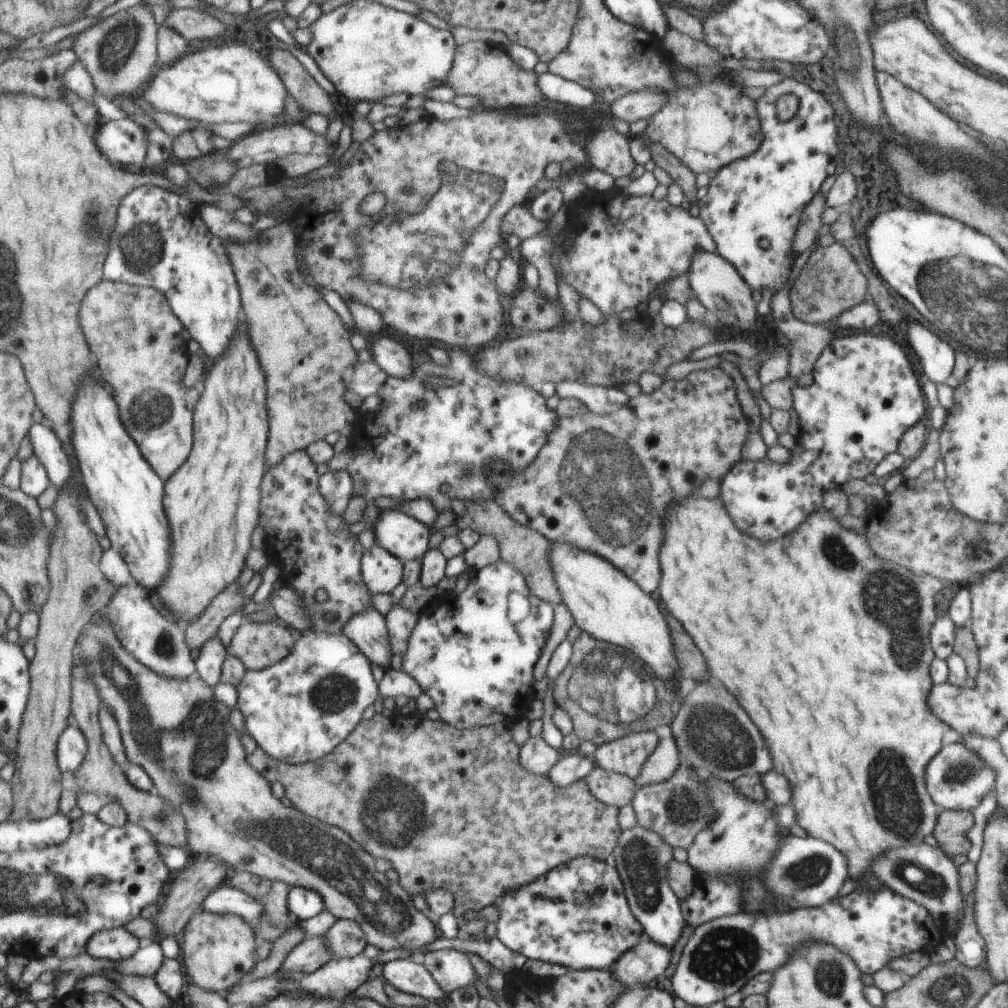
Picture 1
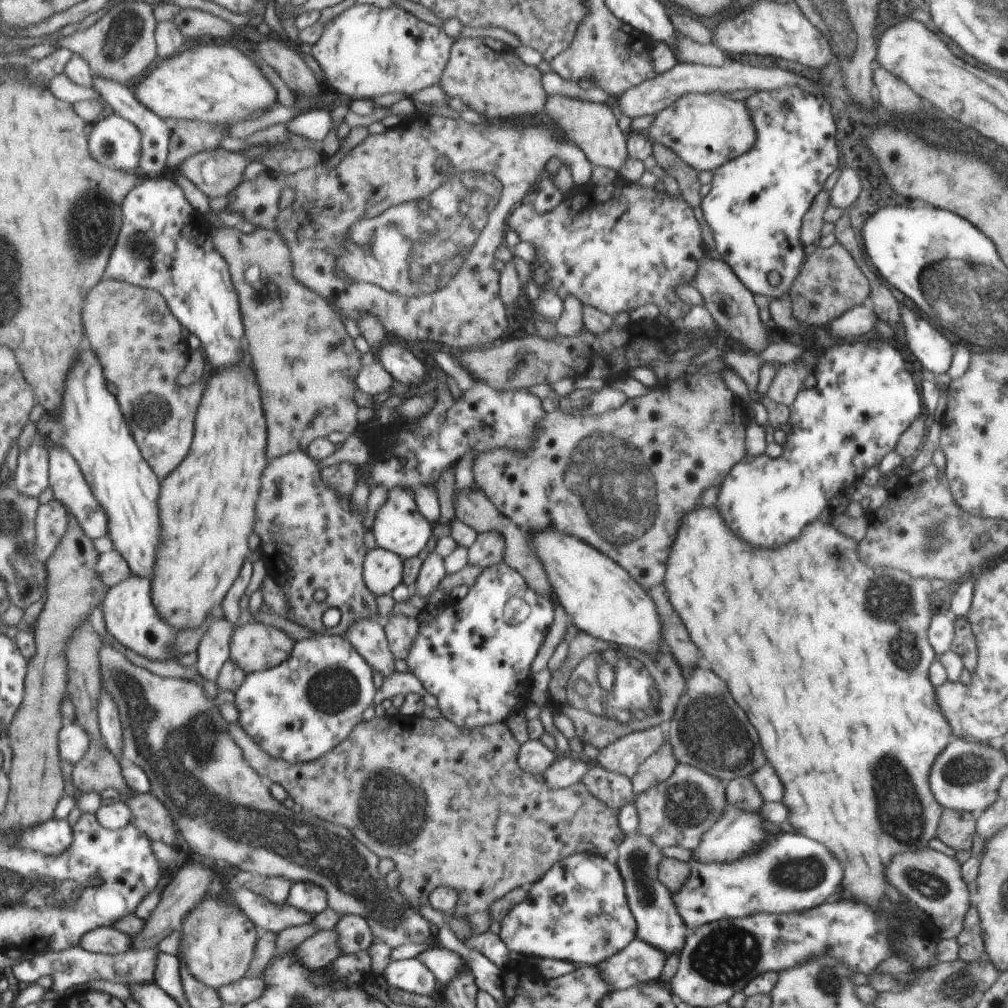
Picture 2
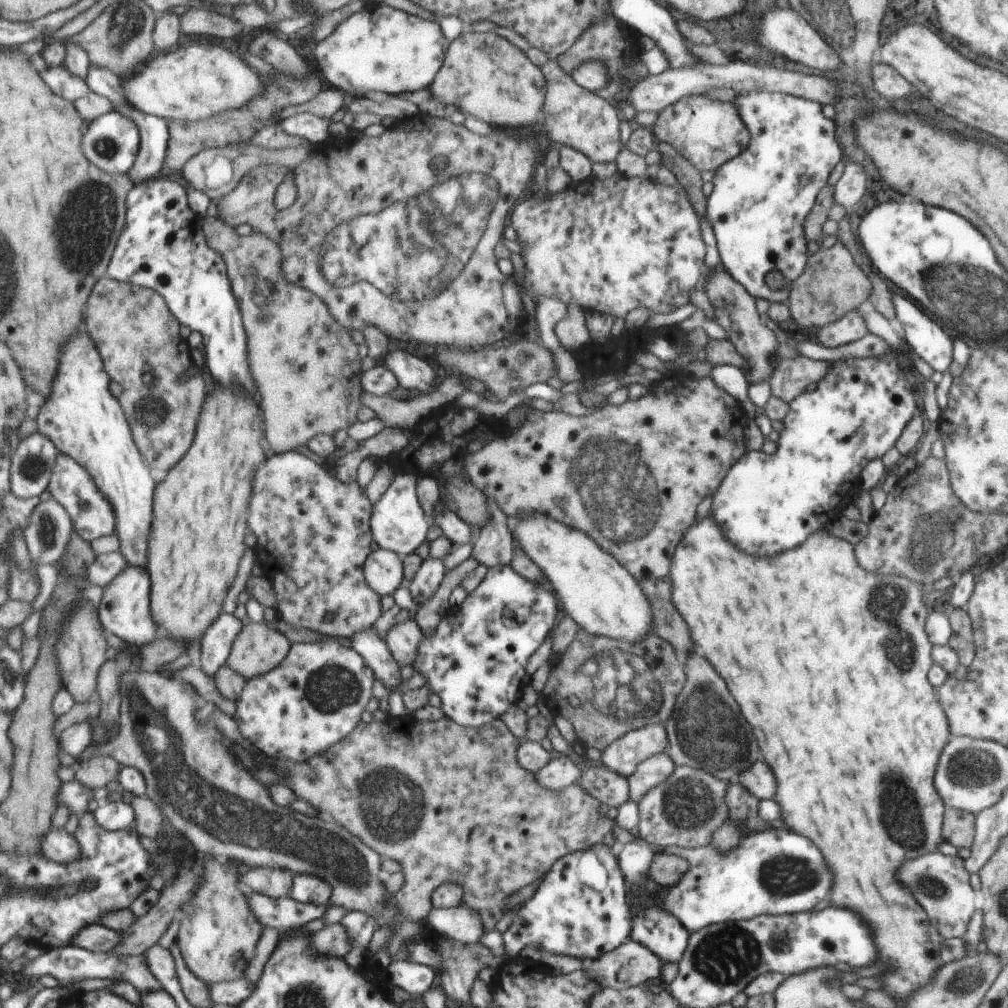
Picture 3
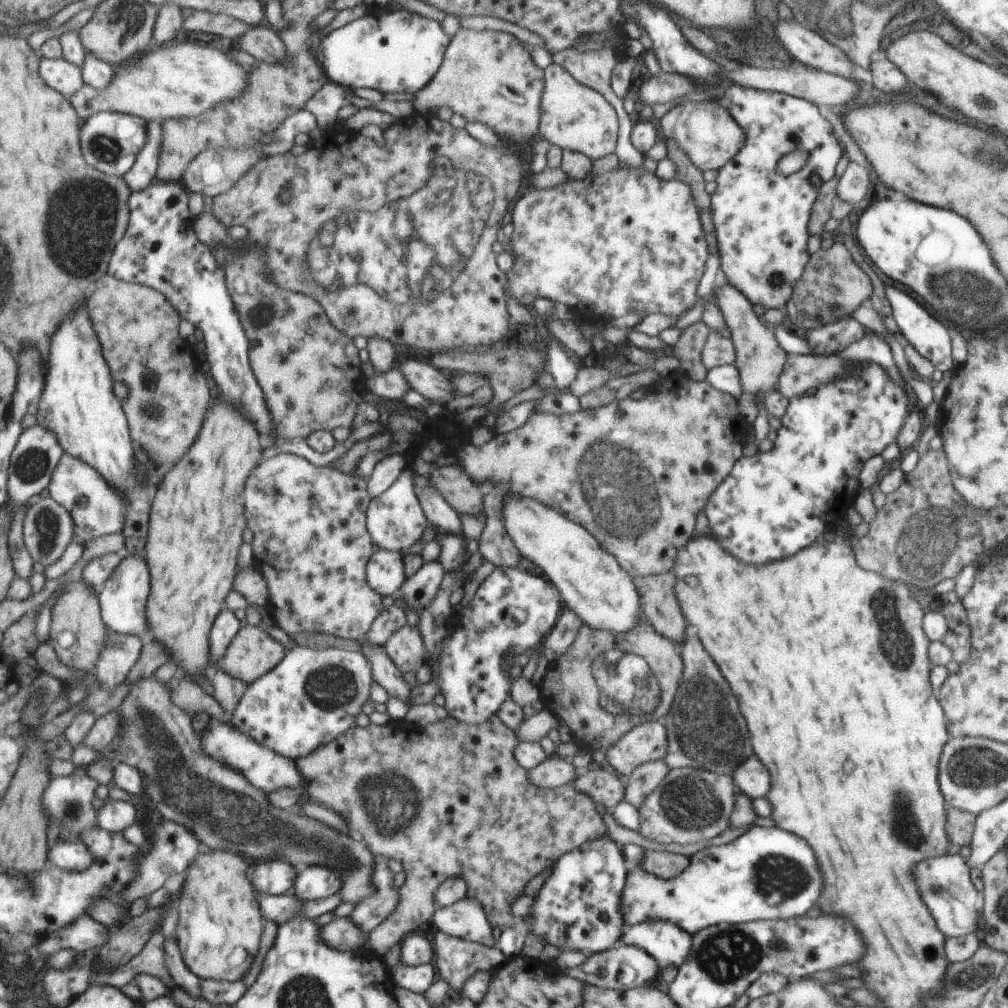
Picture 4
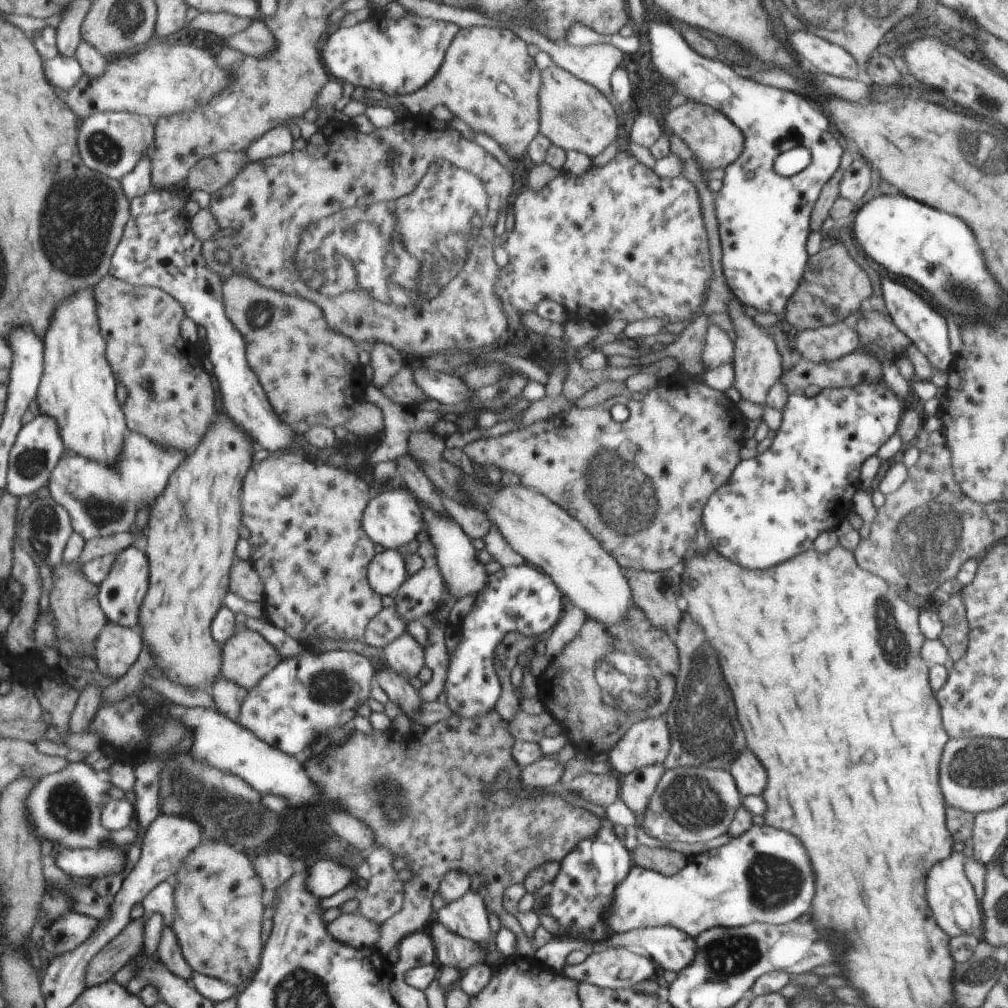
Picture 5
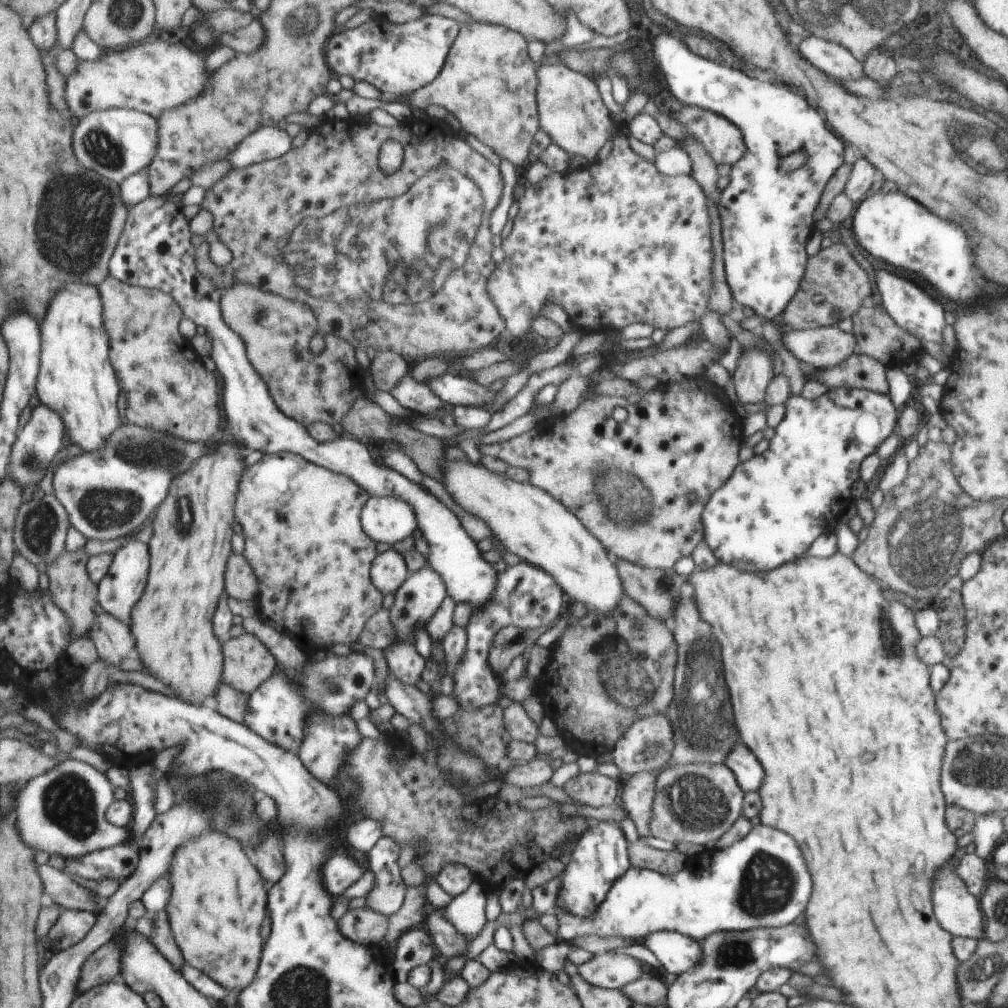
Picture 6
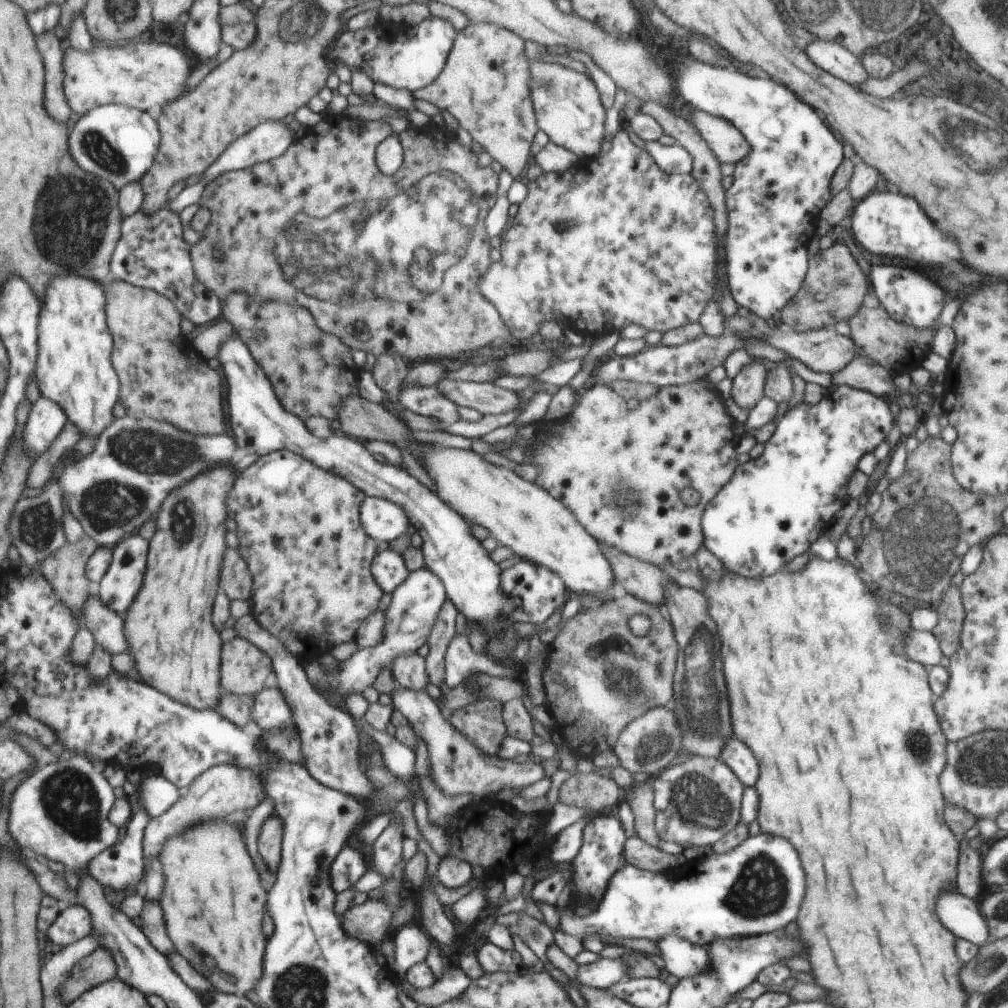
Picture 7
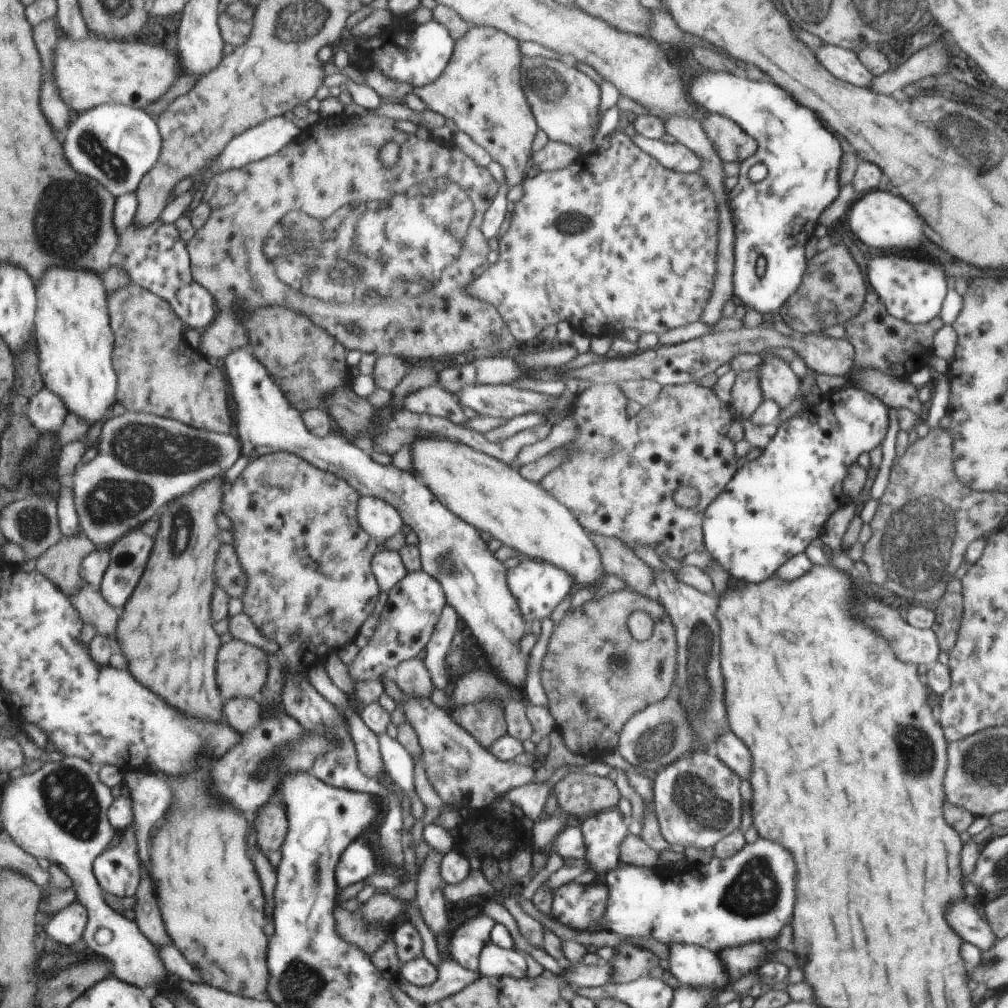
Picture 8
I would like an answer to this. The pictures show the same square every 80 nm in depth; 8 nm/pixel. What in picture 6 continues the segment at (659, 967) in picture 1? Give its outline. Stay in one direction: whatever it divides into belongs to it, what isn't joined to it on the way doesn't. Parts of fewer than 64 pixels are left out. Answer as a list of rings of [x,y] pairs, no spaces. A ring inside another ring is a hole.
[[[609,951],[594,955],[589,961],[576,968],[578,975],[591,986],[600,989],[620,989],[624,984],[643,974],[643,962],[629,955]]]

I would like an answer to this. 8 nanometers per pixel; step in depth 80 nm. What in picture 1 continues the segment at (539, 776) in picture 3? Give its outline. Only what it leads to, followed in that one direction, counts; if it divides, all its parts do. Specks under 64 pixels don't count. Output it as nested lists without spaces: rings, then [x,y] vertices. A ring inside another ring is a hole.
[[[579,754],[561,756],[547,772],[547,777],[557,787],[567,787],[587,777],[595,768],[595,763]]]

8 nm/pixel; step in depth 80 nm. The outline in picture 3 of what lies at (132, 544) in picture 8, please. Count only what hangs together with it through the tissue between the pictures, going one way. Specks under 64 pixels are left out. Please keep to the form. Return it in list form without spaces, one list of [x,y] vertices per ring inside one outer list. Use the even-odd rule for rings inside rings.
[[[127,565],[124,571],[113,579],[113,582],[103,590],[103,596],[98,610],[102,625],[108,633],[113,633],[120,639],[126,640],[139,647],[151,644],[153,639],[160,637],[163,632],[152,614],[152,575],[145,567]]]

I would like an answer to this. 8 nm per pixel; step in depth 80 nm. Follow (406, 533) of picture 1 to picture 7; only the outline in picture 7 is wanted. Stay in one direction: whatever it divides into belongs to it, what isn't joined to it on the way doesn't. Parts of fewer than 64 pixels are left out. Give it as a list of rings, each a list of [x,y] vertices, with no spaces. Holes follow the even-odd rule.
[[[365,497],[359,508],[360,525],[379,544],[386,545],[407,528],[407,512],[388,499]]]

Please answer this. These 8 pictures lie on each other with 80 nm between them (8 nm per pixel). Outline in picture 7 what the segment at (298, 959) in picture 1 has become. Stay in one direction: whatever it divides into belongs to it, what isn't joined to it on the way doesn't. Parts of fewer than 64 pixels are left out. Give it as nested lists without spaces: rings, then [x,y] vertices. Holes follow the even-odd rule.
[[[368,898],[360,905],[351,904],[348,907],[342,918],[344,929],[354,939],[373,948],[383,940],[393,913],[383,899]]]

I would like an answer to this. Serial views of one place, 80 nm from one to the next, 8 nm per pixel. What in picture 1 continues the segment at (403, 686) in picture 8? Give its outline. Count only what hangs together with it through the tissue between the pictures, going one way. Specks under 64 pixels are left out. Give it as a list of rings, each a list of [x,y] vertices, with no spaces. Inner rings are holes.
[[[393,603],[385,614],[385,623],[388,628],[389,646],[392,647],[393,655],[399,657],[405,654],[408,647],[408,639],[419,621],[419,616],[413,614],[403,605]]]

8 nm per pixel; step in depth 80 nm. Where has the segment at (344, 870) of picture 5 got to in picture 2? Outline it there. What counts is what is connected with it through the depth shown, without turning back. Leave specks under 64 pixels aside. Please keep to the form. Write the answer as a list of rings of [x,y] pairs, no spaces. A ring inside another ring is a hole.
[[[311,882],[294,883],[288,904],[307,914],[319,914],[328,908],[327,890]]]

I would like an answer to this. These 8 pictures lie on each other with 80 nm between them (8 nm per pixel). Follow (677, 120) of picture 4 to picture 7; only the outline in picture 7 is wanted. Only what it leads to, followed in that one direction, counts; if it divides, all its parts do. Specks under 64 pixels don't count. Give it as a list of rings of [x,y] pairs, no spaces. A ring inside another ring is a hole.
[[[685,109],[683,114],[693,123],[708,149],[720,162],[735,164],[751,152],[747,139],[728,121],[705,111]]]

